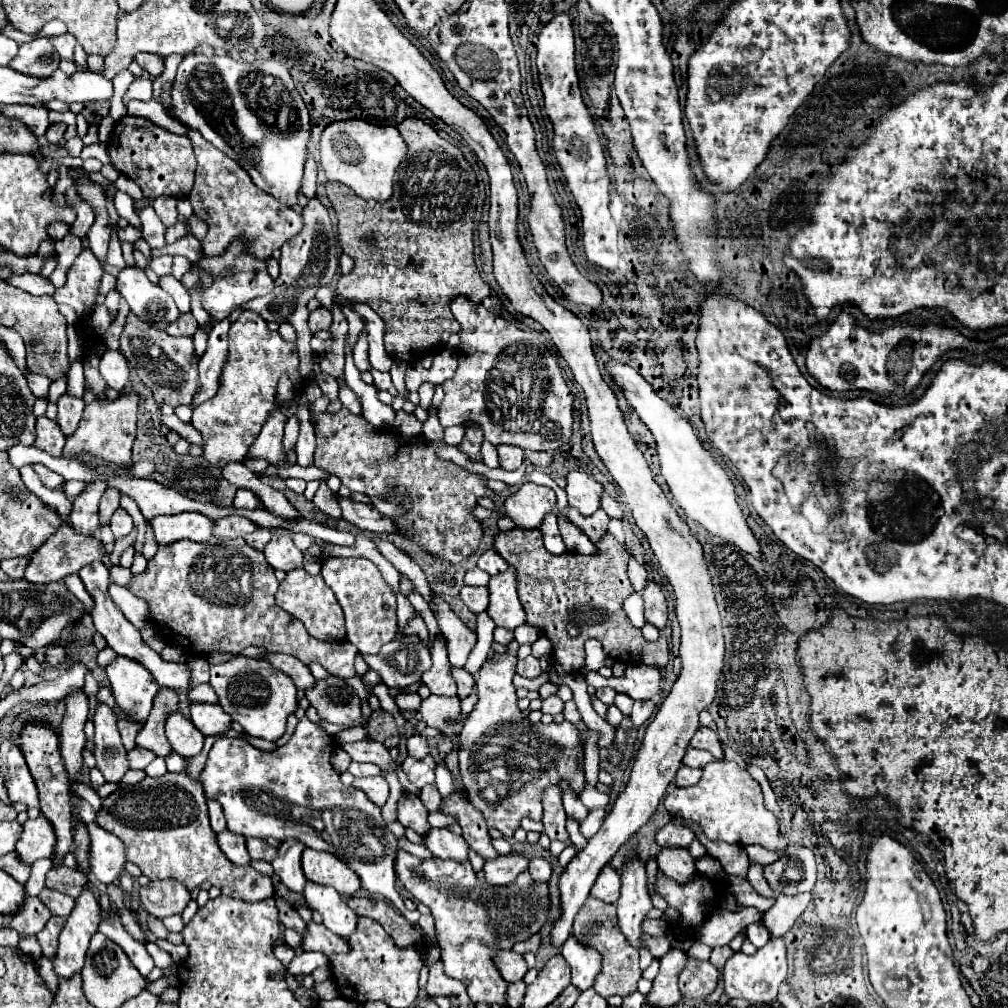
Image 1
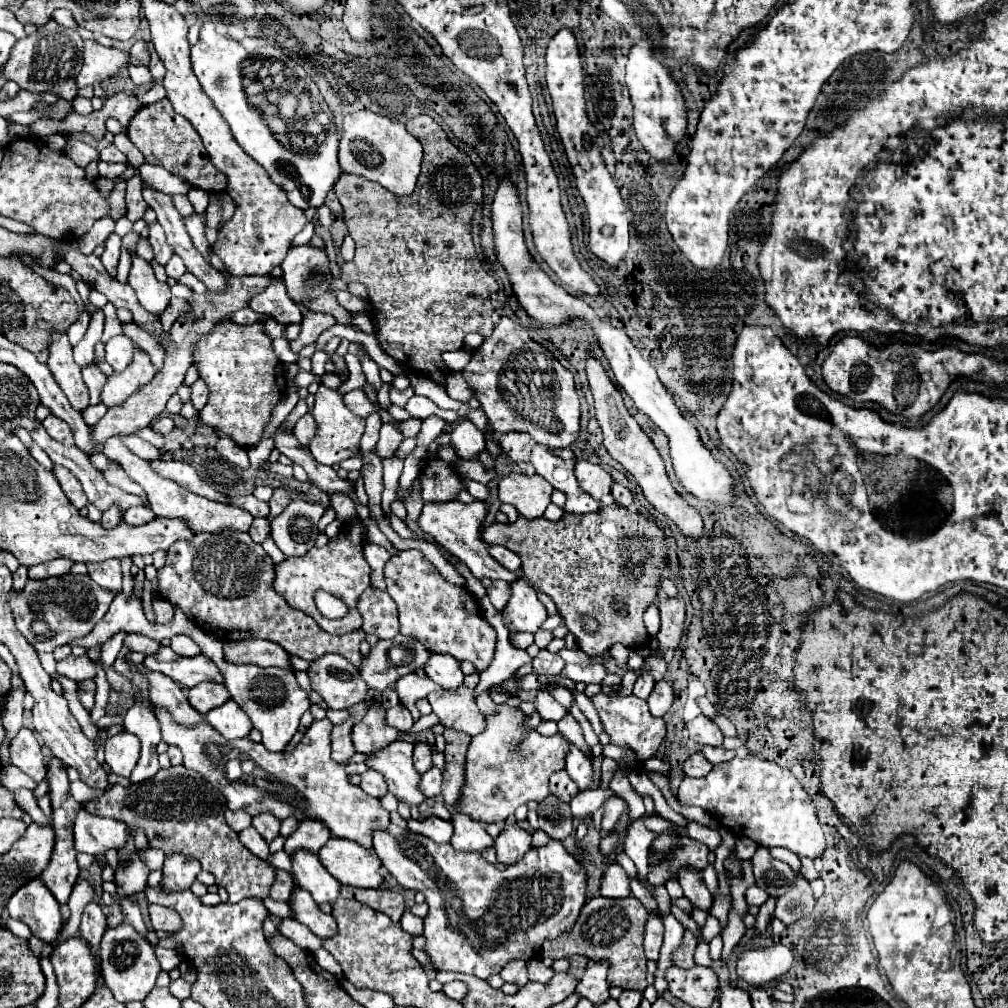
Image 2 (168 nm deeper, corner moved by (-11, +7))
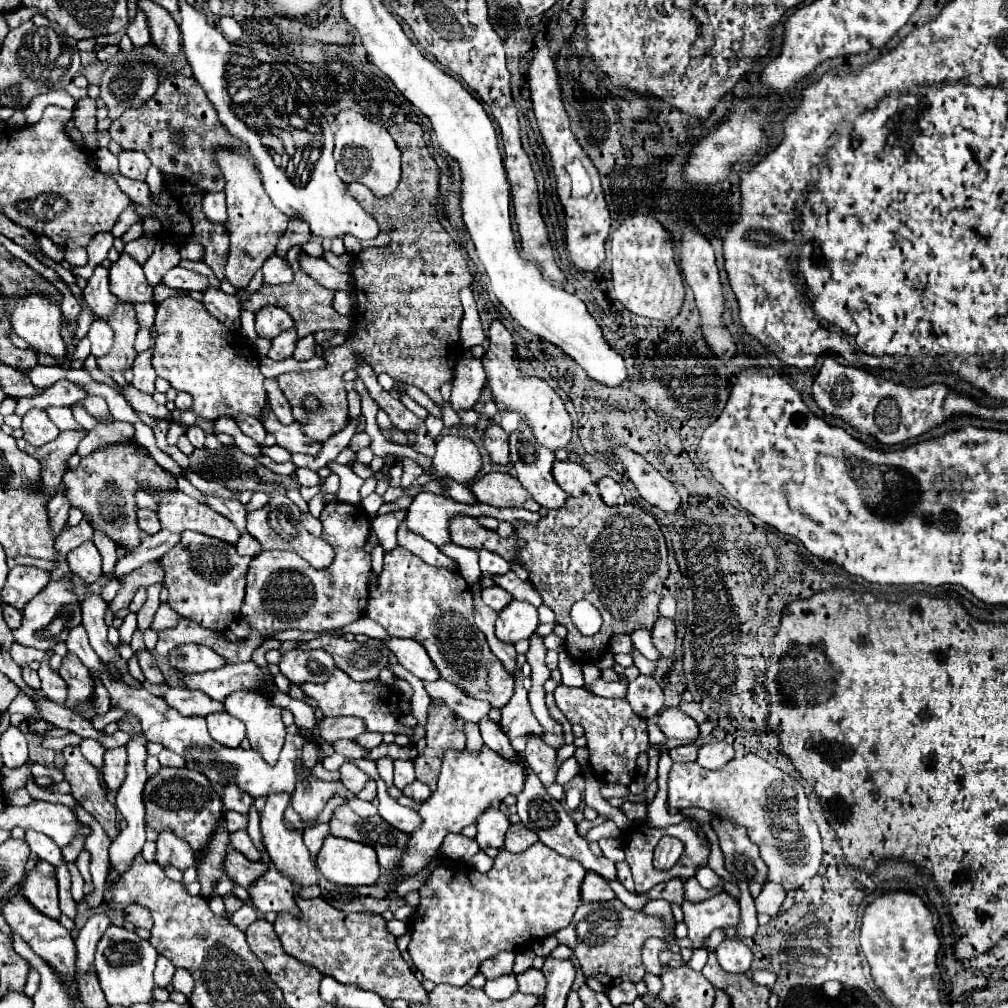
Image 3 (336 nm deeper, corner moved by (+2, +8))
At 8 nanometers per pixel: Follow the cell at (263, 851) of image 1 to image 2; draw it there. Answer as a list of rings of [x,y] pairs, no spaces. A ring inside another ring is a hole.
[[[260,814],[260,816],[252,818],[252,826],[258,830],[258,834],[260,834],[266,842],[272,842],[272,840],[278,836],[280,820],[274,818],[272,814]]]

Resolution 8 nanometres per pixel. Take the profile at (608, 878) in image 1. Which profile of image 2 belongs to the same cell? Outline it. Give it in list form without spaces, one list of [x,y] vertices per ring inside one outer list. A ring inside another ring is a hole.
[[[610,864],[602,876],[600,894],[608,898],[626,898],[630,896],[630,878],[620,864]]]

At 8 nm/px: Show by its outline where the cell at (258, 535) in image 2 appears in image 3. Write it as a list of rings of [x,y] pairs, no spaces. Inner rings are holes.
[[[245,533],[237,543],[237,553],[245,557],[257,557],[261,553],[261,545],[257,539],[253,539],[249,533]]]

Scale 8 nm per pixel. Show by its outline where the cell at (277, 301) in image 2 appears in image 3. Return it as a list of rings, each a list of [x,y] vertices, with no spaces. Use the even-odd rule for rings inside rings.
[[[267,305],[265,309],[261,309],[255,319],[255,329],[259,337],[265,337],[265,339],[275,339],[279,333],[291,327],[293,327],[291,315],[275,305]]]

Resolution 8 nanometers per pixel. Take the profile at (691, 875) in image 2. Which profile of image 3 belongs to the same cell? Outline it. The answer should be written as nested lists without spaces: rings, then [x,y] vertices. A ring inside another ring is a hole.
[[[727,893],[715,895],[701,903],[685,901],[681,907],[685,913],[685,925],[689,927],[693,949],[701,949],[703,941],[713,929],[739,923],[739,903]]]

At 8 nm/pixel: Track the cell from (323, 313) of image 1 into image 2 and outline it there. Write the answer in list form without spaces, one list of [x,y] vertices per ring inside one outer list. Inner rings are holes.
[[[308,310],[308,312],[304,314],[304,320],[302,320],[302,332],[300,332],[298,340],[290,342],[290,348],[292,348],[294,352],[300,352],[304,346],[316,342],[316,338],[318,338],[324,330],[332,328],[334,324],[336,324],[336,318],[334,318],[332,314]]]

